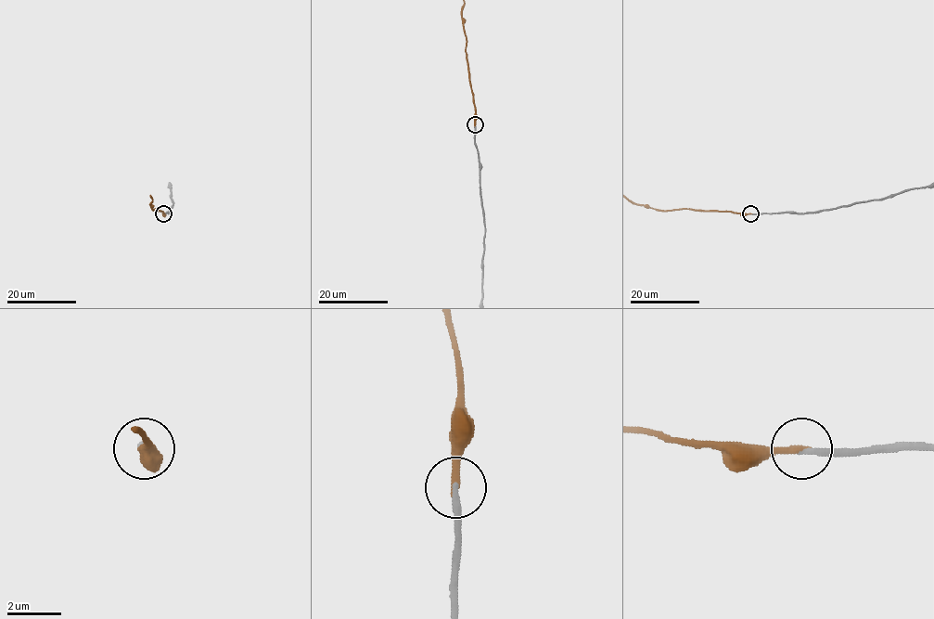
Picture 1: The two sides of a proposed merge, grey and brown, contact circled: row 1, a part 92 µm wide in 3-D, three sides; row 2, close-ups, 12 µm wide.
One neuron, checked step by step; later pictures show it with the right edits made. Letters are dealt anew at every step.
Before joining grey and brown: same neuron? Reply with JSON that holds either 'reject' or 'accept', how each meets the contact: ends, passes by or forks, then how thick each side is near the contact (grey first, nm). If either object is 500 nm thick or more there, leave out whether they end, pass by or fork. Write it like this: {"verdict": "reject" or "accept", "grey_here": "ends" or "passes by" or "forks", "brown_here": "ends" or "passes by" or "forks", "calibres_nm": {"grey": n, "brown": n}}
{"verdict": "accept", "grey_here": "ends", "brown_here": "ends", "calibres_nm": {"grey": 240, "brown": 280}}

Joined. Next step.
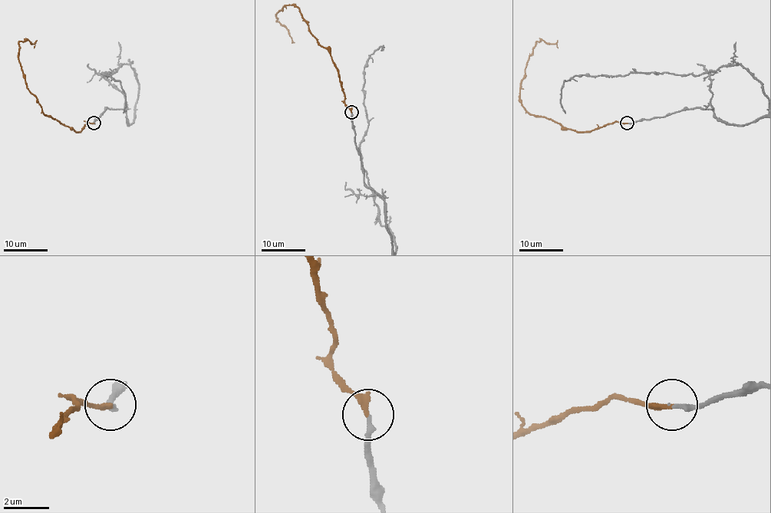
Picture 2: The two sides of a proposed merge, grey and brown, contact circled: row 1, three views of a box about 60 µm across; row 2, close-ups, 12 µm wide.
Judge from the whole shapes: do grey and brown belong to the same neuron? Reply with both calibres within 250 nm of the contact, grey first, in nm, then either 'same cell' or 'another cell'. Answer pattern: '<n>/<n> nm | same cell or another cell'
220/280 nm | same cell

